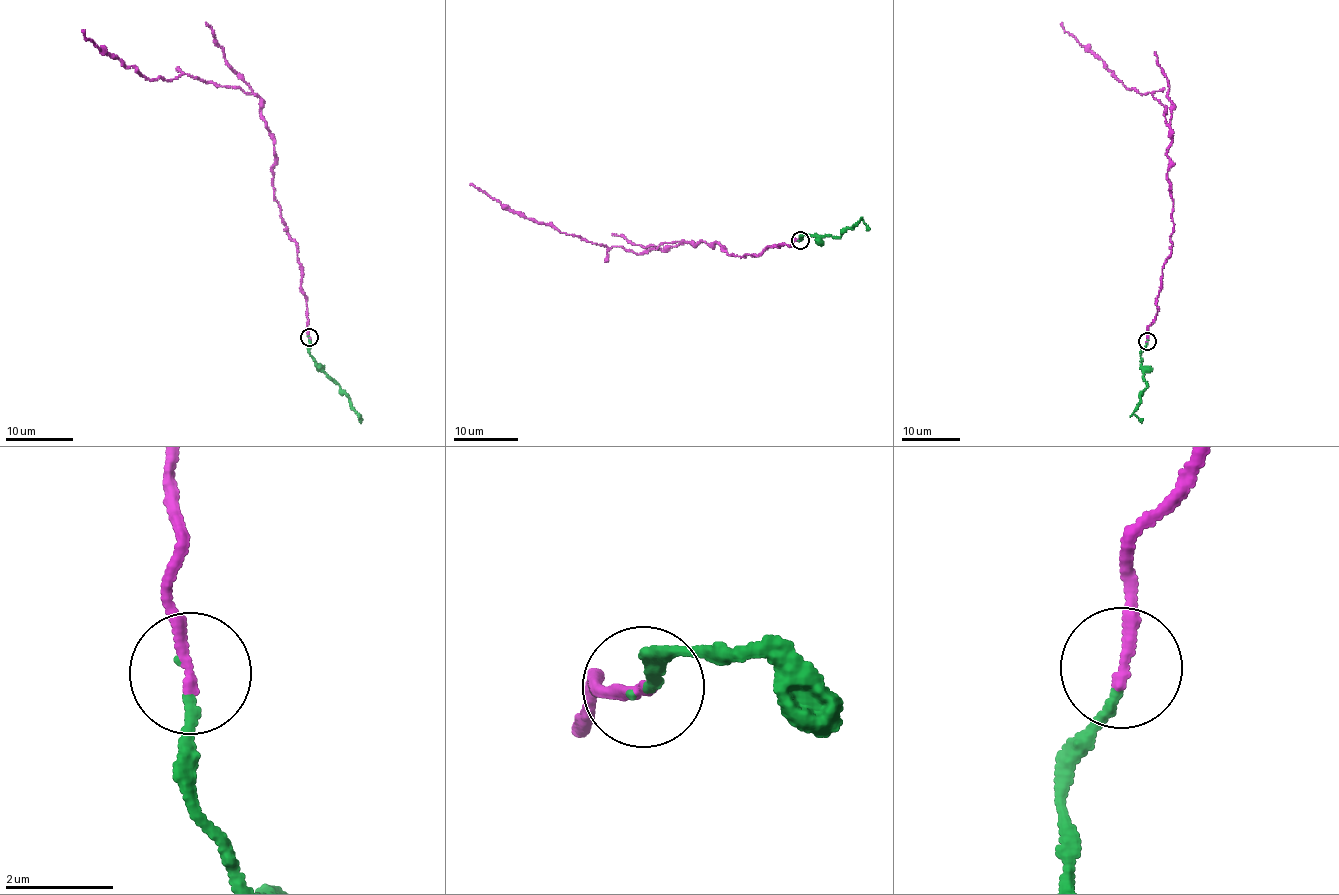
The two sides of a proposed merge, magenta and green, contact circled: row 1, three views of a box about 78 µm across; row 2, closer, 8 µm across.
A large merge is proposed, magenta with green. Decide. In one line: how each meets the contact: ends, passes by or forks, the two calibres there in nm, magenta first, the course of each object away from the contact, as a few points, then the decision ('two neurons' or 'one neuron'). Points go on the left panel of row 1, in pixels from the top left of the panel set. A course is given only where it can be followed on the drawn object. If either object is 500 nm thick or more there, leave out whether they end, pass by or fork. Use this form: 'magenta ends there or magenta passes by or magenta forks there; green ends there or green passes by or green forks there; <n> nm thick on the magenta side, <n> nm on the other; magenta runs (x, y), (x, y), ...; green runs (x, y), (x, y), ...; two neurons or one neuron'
magenta ends there; green ends there; 240 nm thick on the magenta side, 130 nm on the other; magenta runs (309, 337), (301, 264), (273, 185), (274, 142), (261, 100), (185, 74), (147, 79), (106, 55), (82, 30); green runs (309, 336), (311, 357), (347, 395), (350, 407), (359, 415), (361, 423); one neuron

